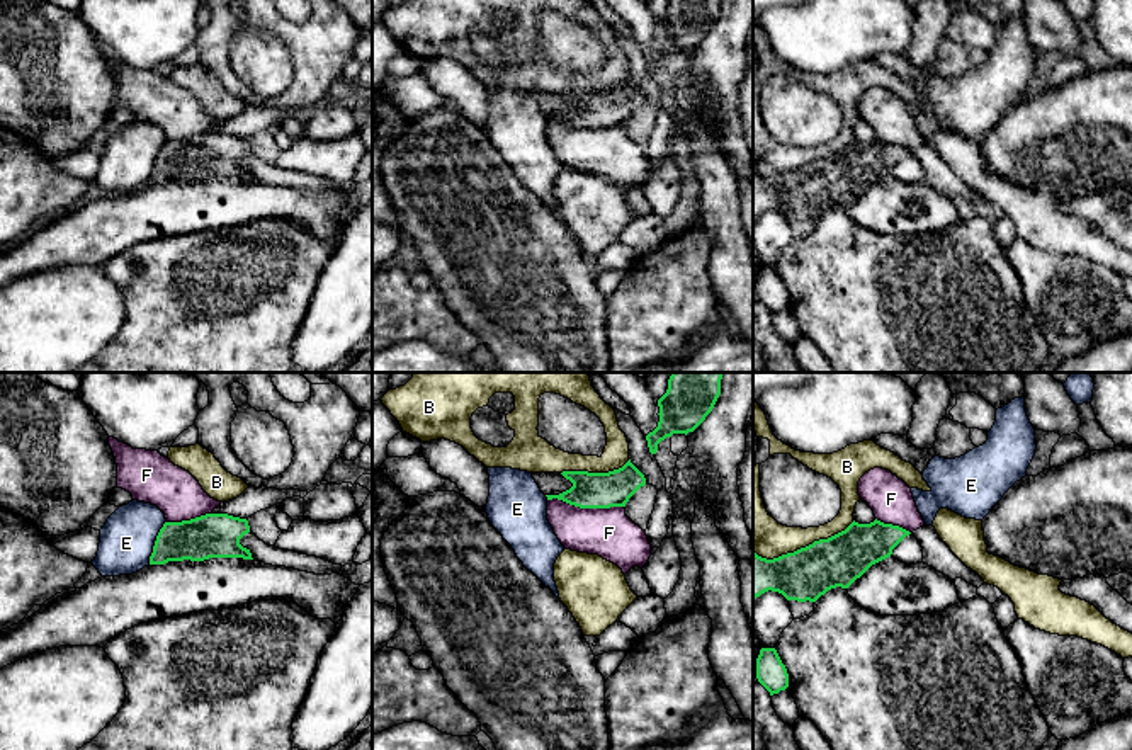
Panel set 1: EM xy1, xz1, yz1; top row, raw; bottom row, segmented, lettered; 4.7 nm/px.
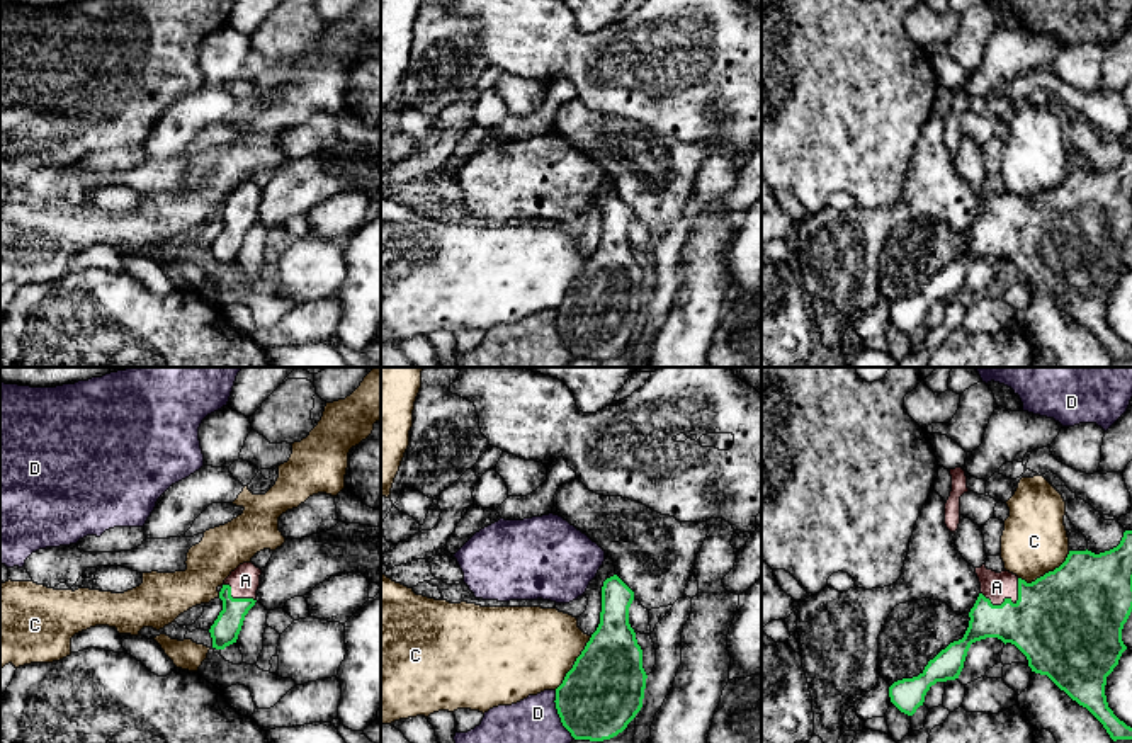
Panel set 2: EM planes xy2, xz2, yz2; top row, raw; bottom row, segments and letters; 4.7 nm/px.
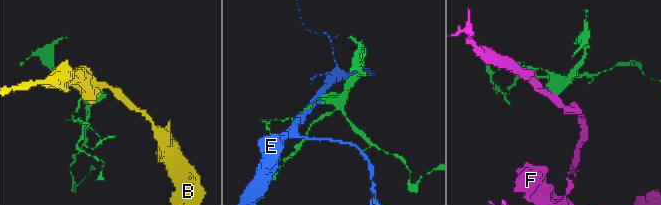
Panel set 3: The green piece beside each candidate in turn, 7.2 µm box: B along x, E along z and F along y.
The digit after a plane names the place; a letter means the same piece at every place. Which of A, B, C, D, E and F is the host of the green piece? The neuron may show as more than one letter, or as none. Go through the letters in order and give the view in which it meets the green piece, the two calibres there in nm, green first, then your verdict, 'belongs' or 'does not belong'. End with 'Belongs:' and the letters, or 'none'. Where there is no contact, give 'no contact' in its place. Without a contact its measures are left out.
A: yz2 | 420/140 nm | belongs
B: yz1 | 240/200 nm | does not belong
C: yz2 | 500/300 nm | does not belong
D: xz2 | 380/420 nm | does not belong
E: xy1 | 200/260 nm | does not belong
F: xz1 | 180/240 nm | does not belong
Belongs: A

